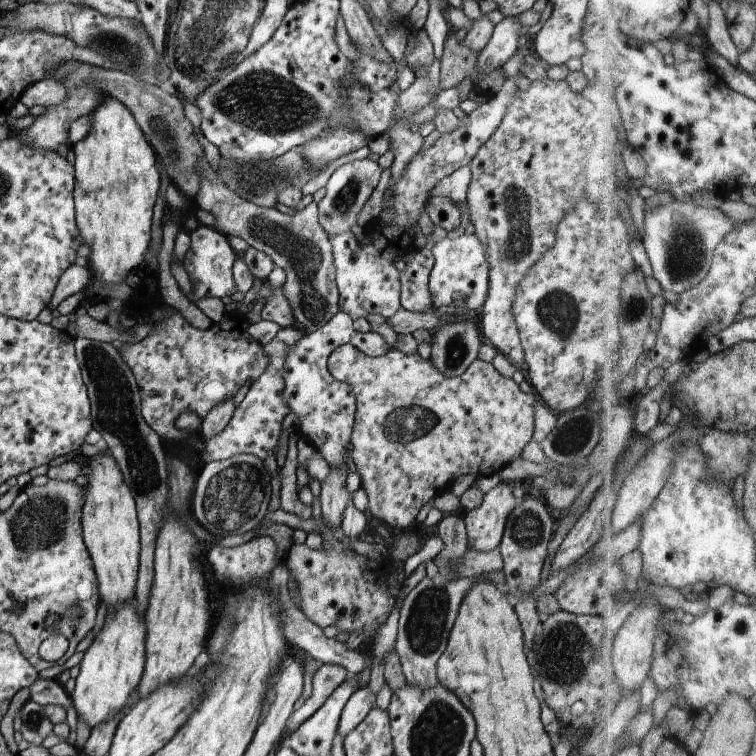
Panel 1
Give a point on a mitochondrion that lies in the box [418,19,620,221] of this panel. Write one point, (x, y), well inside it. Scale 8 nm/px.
(431, 168)

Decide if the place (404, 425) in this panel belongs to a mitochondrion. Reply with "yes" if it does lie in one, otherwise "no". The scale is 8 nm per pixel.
yes

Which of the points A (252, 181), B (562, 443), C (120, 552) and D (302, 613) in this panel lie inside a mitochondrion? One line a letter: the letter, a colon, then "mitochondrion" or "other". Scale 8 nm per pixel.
A: mitochondrion
B: mitochondrion
C: other
D: other

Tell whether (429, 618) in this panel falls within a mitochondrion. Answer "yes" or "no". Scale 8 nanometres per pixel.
yes

